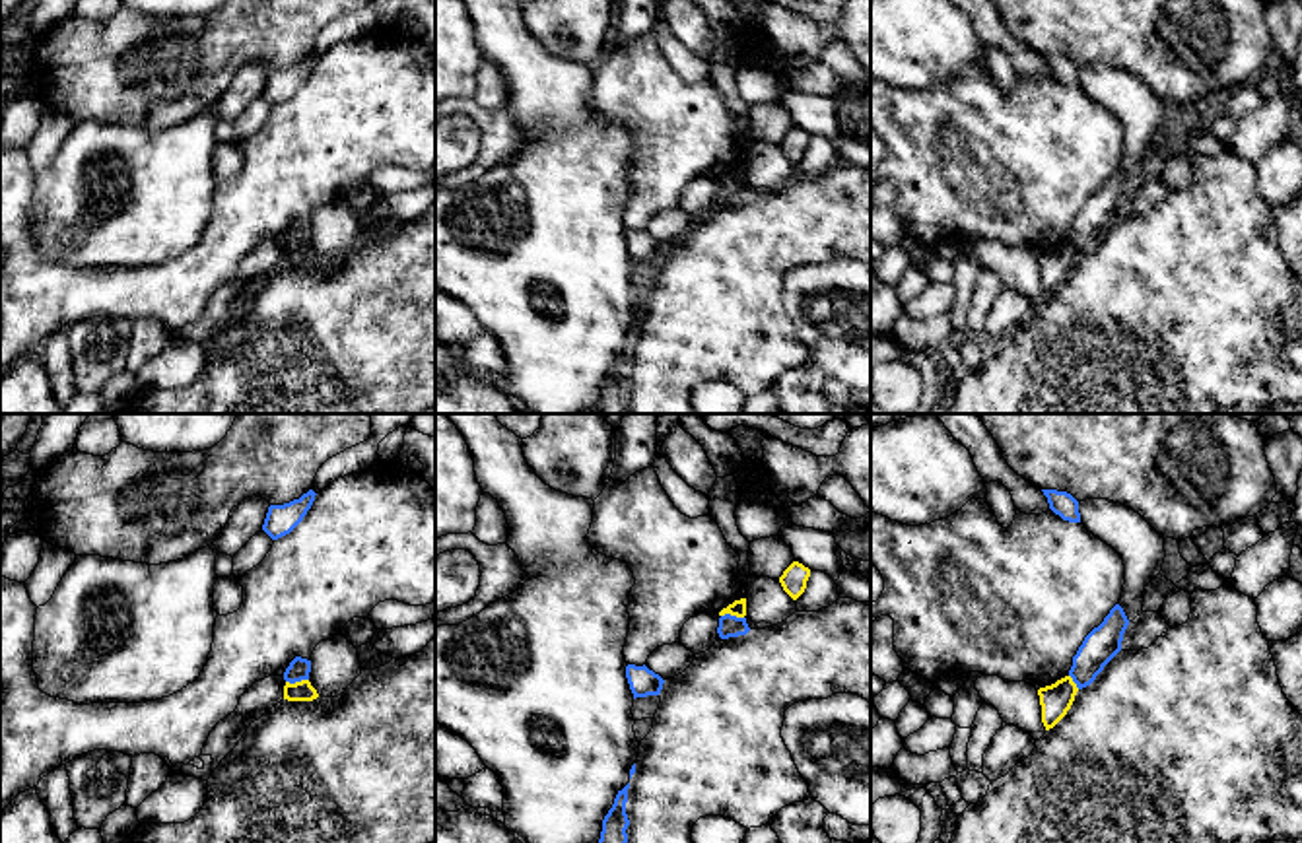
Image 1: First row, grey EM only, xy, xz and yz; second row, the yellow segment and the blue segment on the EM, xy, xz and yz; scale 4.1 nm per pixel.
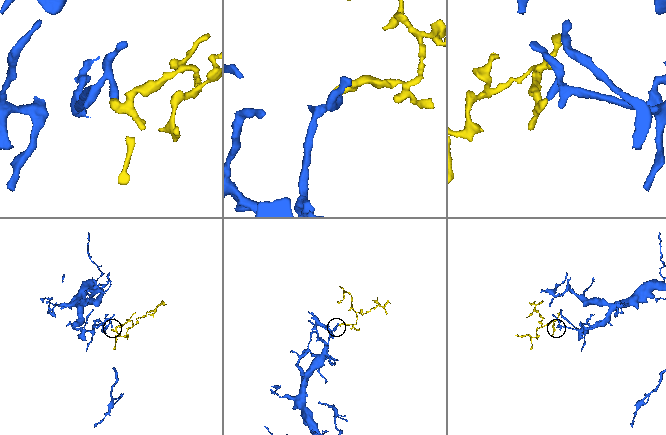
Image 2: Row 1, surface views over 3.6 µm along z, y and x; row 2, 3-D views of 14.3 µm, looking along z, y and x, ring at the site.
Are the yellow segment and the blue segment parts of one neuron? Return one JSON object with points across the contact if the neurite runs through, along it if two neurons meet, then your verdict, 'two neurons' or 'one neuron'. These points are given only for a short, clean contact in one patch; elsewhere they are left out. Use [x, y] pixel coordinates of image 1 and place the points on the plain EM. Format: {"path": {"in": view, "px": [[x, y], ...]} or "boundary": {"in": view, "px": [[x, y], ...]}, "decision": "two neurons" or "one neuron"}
{"boundary": {"in": "xy", "px": [[308, 243], [286, 247]]}, "decision": "two neurons"}

